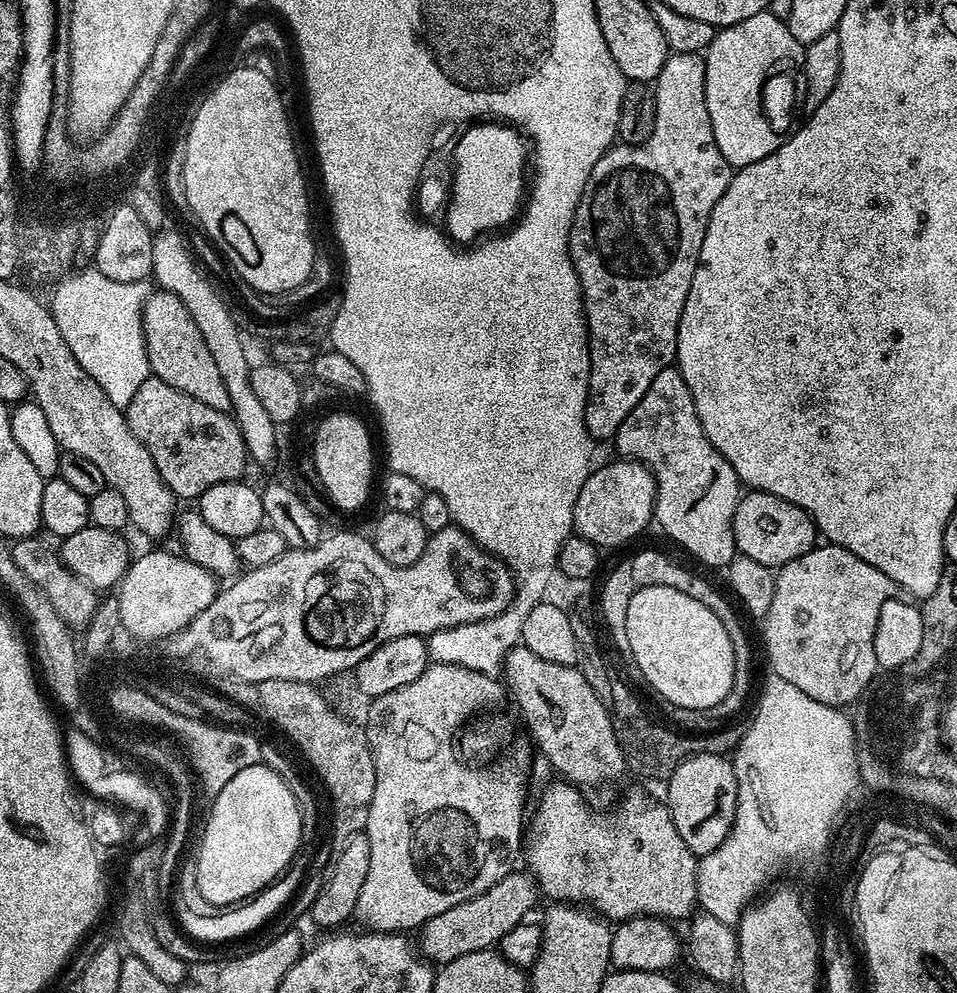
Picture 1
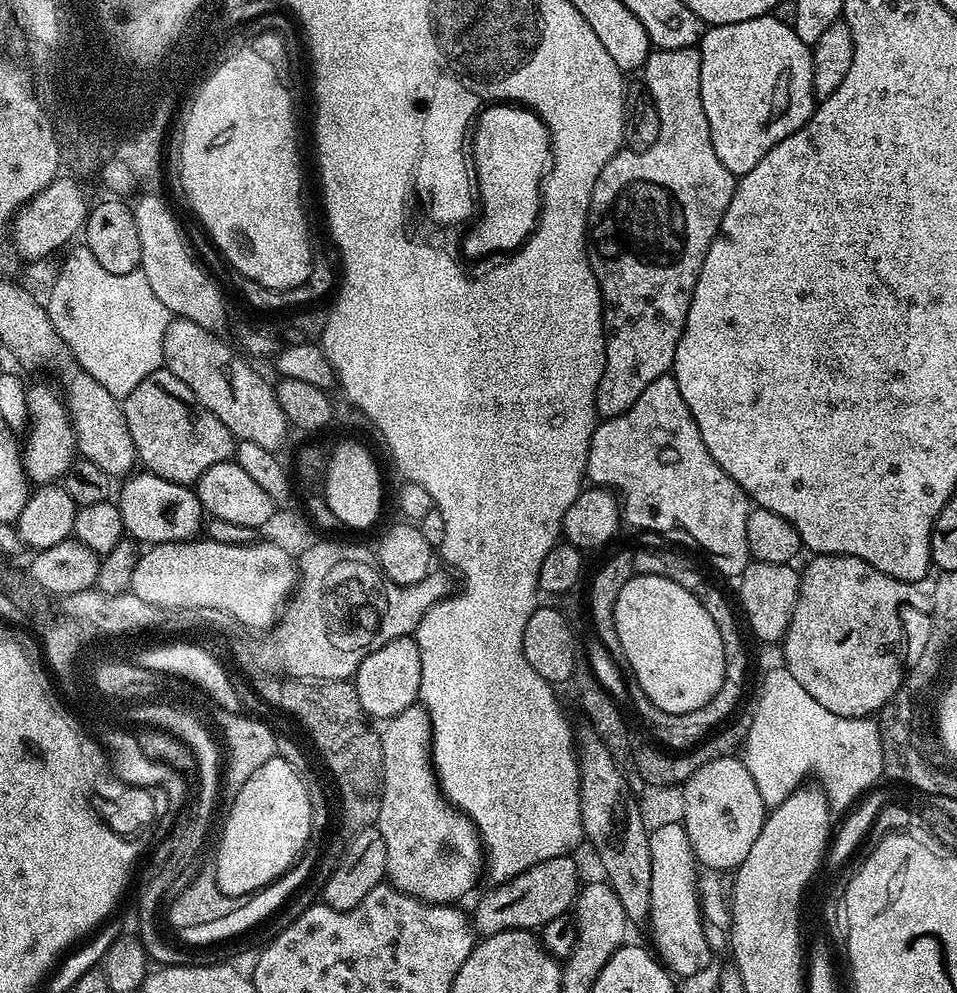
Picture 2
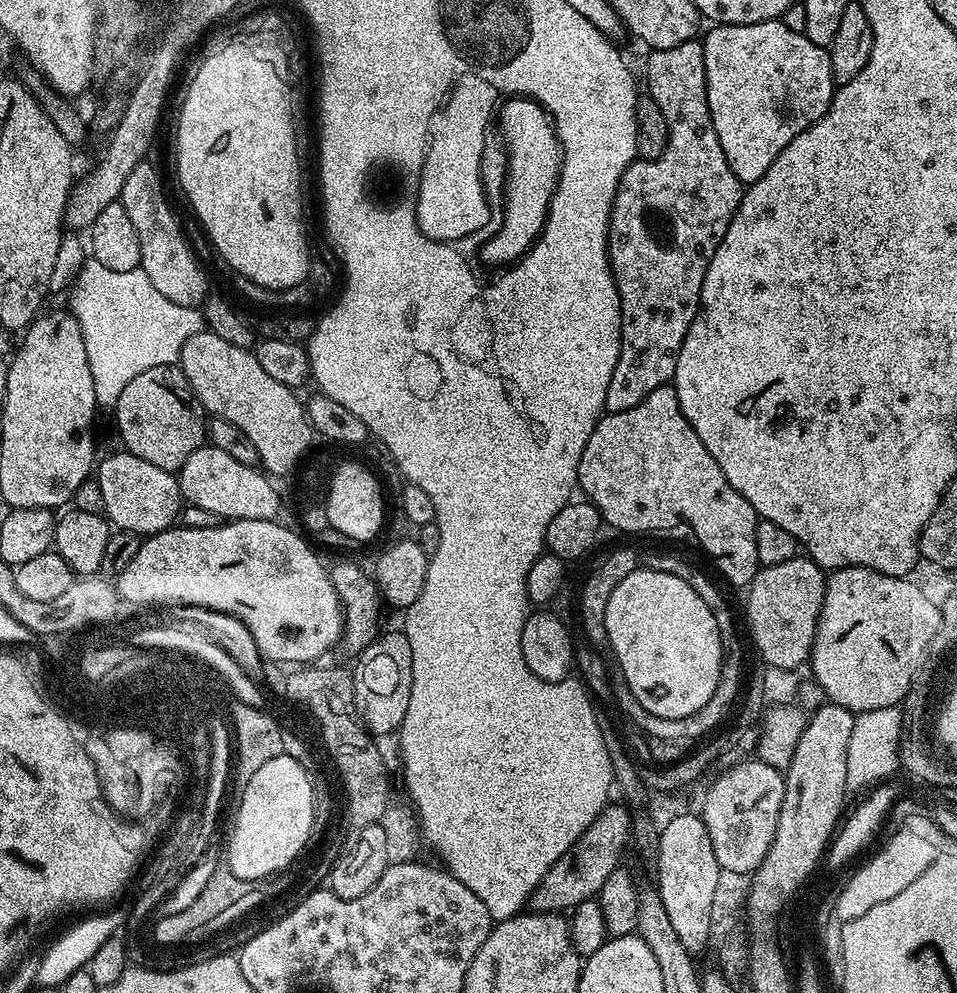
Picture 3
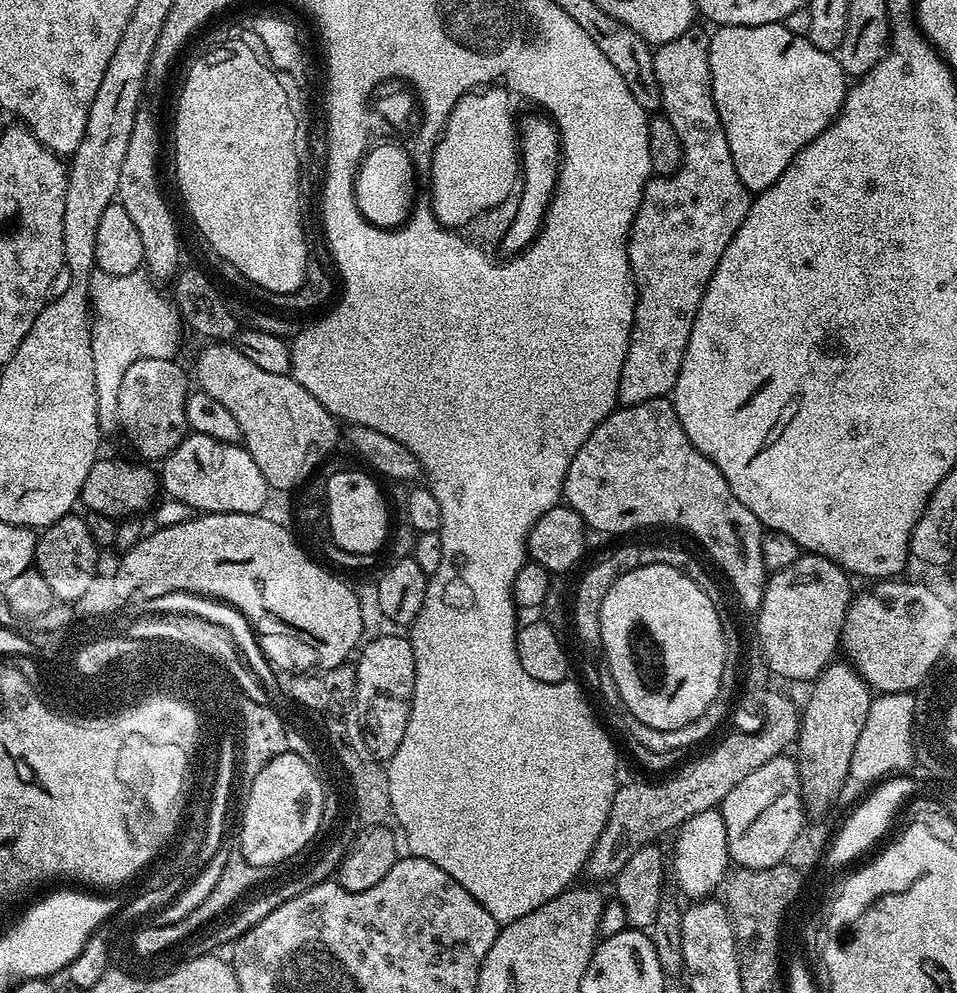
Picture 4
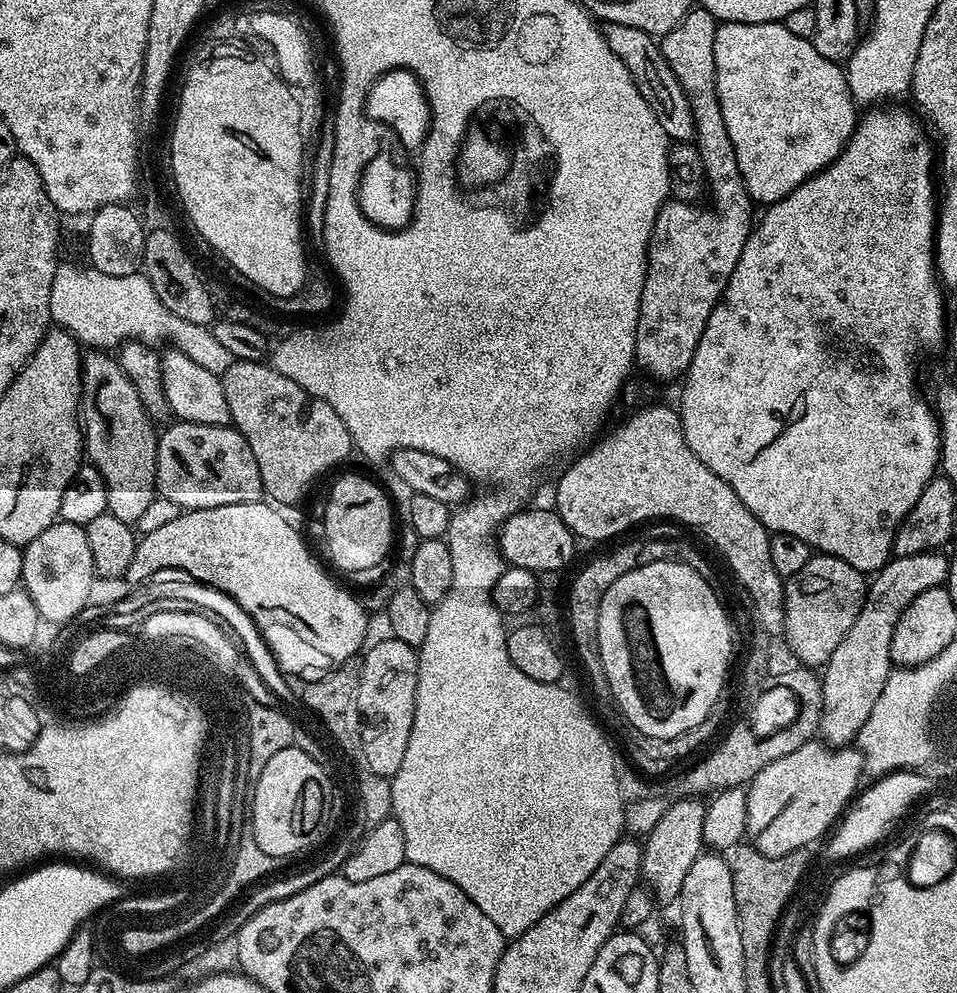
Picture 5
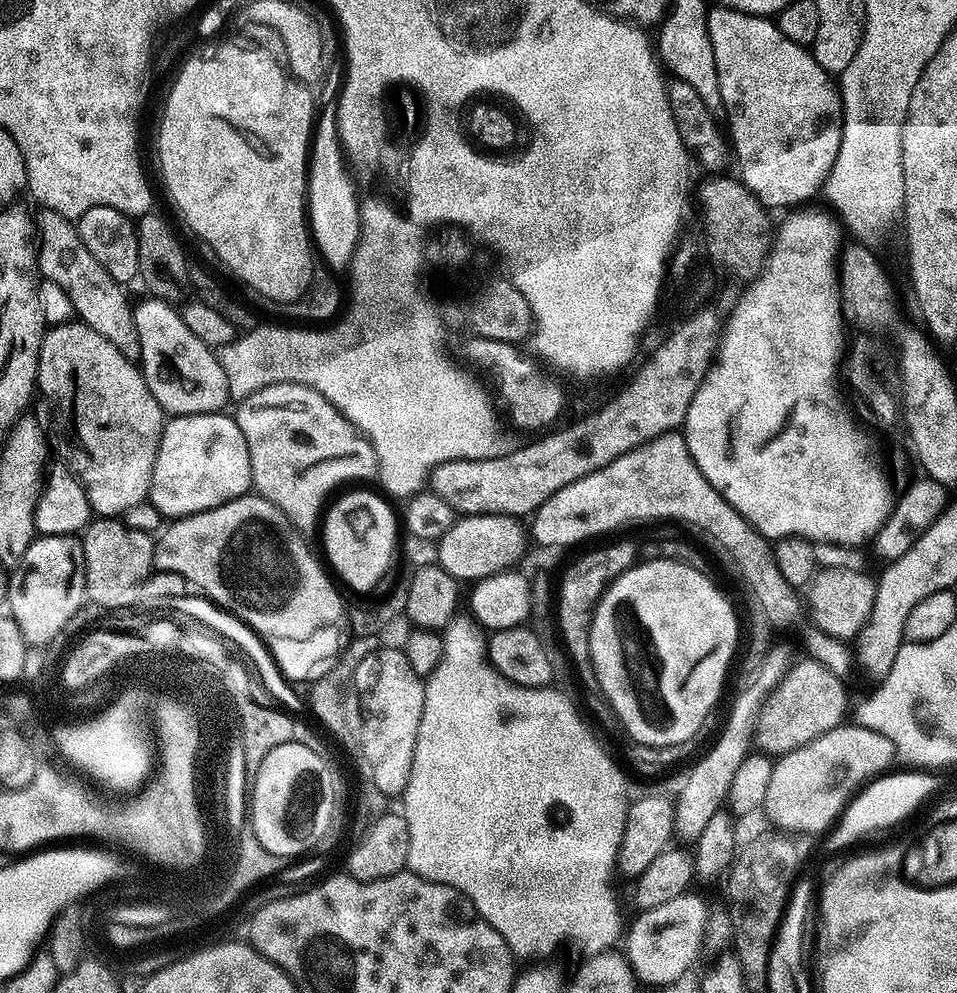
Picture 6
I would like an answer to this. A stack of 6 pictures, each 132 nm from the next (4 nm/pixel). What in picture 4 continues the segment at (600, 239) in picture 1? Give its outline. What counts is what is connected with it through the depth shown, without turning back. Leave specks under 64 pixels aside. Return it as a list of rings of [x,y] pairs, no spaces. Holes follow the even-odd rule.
[[[693,26],[686,30],[686,34],[678,34],[678,38],[674,38],[674,42],[659,45],[652,54],[654,78],[660,83],[660,108],[663,115],[667,116],[668,121],[674,126],[674,130],[678,130],[678,138],[682,142],[682,150],[684,151],[684,162],[682,167],[670,176],[653,175],[649,179],[644,186],[644,193],[640,199],[640,205],[636,211],[632,228],[628,231],[628,261],[632,267],[632,280],[636,283],[636,313],[632,323],[632,337],[628,340],[628,357],[624,360],[622,374],[618,382],[618,401],[624,406],[658,400],[667,397],[675,389],[678,370],[682,366],[686,342],[690,338],[690,330],[694,326],[694,318],[696,317],[697,310],[700,308],[702,294],[706,290],[706,286],[710,282],[710,278],[714,274],[722,254],[726,250],[726,246],[730,246],[738,226],[742,226],[742,222],[746,218],[746,214],[750,210],[754,199],[753,193],[749,192],[747,186],[742,182],[742,178],[738,178],[738,170],[734,170],[734,158],[730,158],[730,146],[726,142],[724,127],[718,118],[718,110],[714,106],[712,75],[710,74],[710,62],[708,61],[709,39],[710,36],[707,31],[704,33],[700,26]]]

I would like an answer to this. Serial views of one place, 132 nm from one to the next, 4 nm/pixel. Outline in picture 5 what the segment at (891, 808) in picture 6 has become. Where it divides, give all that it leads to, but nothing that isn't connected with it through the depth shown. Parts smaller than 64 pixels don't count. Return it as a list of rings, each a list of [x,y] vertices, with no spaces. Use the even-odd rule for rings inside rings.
[[[909,771],[893,772],[877,779],[868,789],[855,797],[854,803],[847,809],[846,815],[835,825],[831,833],[832,841],[828,852],[836,860],[844,860],[855,852],[864,852],[871,844],[876,844],[888,832],[888,827],[919,798],[929,791],[929,783],[924,777]]]

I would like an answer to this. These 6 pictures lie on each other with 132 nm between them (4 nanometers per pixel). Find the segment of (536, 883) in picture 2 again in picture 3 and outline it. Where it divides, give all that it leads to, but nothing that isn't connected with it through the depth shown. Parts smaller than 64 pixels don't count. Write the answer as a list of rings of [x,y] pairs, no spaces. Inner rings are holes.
[[[612,802],[597,816],[594,822],[574,842],[565,856],[558,858],[554,866],[542,878],[542,882],[532,891],[530,908],[533,912],[567,913],[575,910],[582,902],[599,897],[602,882],[614,874],[621,863],[620,847],[630,840],[630,812],[619,803]]]

